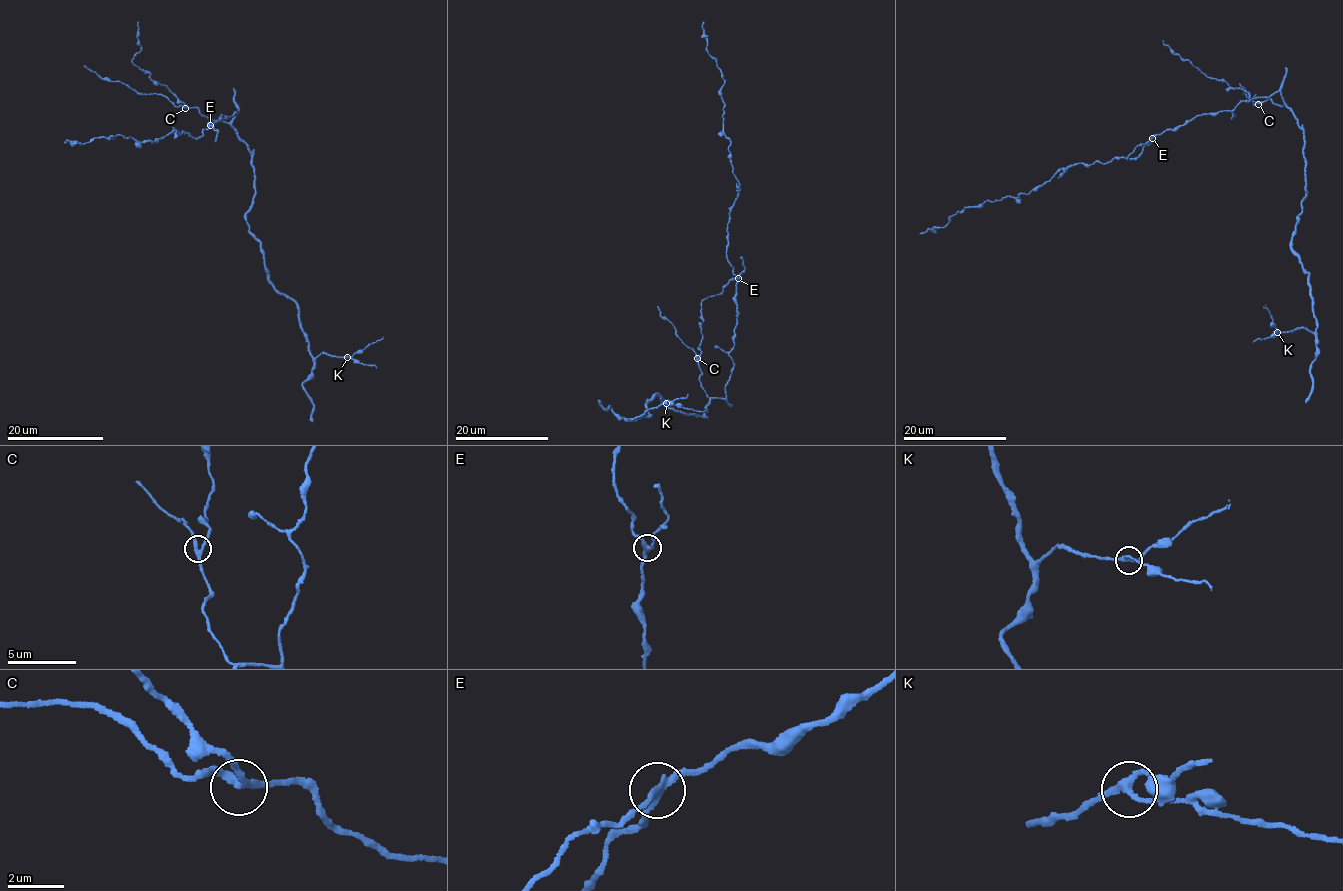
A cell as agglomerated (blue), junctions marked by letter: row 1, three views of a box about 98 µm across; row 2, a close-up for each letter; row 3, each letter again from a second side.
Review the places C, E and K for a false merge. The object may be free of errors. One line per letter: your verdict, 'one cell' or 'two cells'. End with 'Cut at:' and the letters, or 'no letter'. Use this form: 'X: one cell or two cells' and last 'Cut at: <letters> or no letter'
C: one cell
E: two cells
K: one cell
Cut at: E

